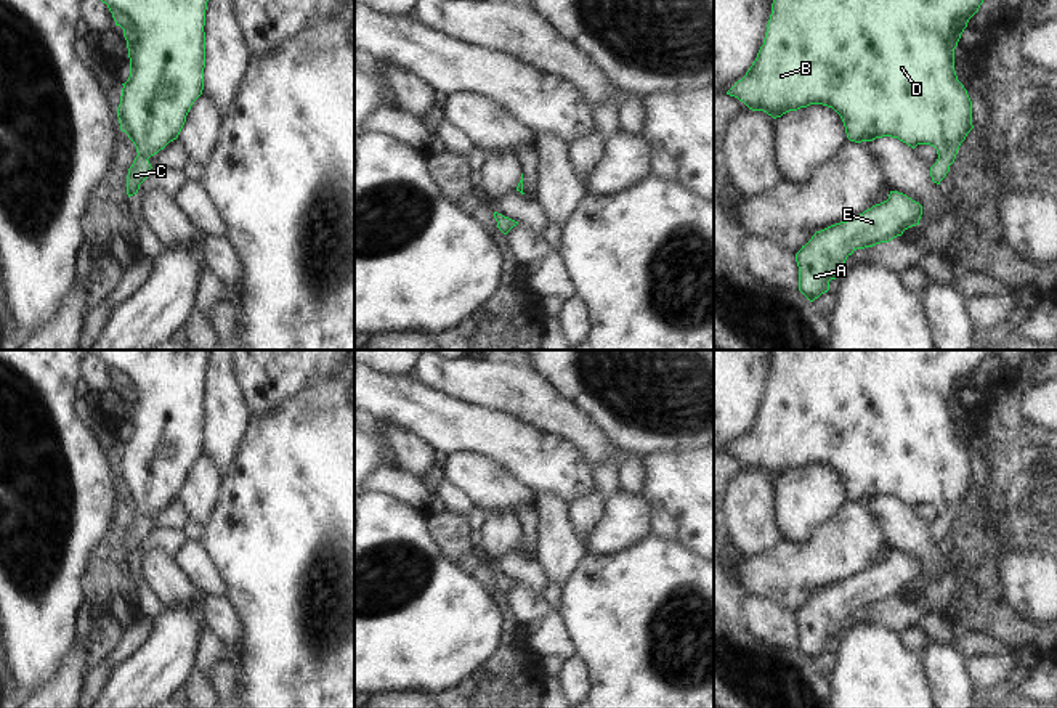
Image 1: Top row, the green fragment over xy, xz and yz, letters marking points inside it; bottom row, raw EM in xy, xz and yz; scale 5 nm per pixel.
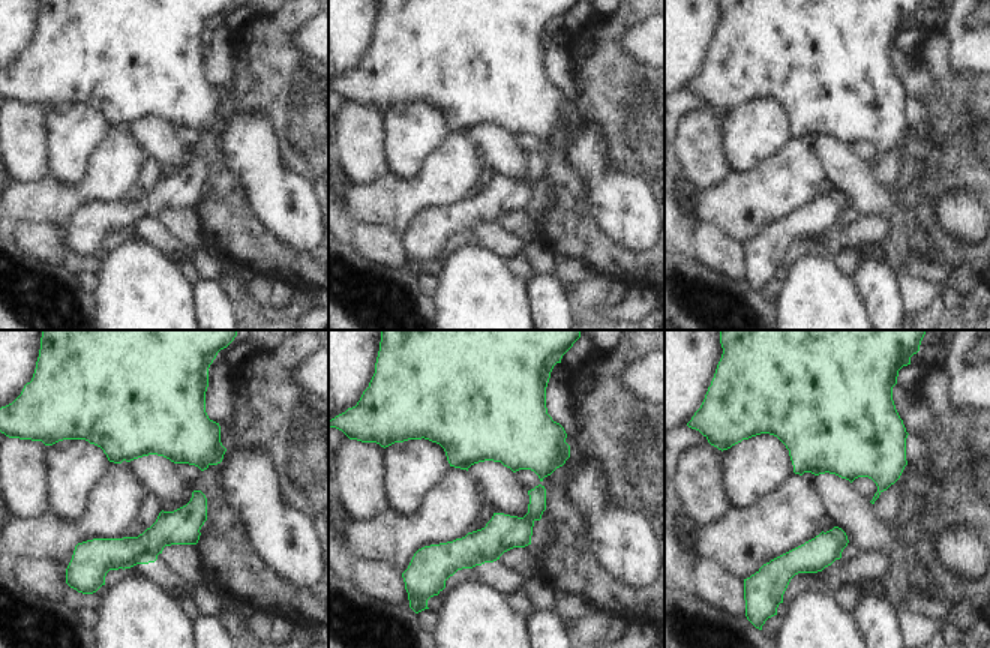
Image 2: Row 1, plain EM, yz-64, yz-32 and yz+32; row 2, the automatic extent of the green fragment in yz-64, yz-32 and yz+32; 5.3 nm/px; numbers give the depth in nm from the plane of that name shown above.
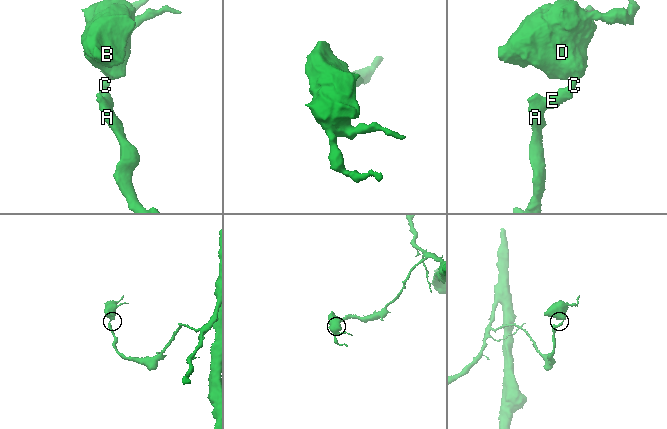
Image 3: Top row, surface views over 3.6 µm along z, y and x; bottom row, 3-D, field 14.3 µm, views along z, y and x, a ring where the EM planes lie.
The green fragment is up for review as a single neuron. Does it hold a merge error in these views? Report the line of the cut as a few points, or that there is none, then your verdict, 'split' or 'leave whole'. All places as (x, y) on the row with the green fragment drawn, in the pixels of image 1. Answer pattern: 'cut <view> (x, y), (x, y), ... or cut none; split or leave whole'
cut none; leave whole

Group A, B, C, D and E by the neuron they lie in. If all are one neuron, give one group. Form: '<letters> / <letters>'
A B C D E

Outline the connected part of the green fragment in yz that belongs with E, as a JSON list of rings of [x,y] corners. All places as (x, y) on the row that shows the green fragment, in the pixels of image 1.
[[[890,191],[889,199],[847,222],[816,231],[796,254],[799,291],[813,302],[829,291],[845,260],[857,249],[873,247],[901,236],[919,225],[922,205],[903,193]]]

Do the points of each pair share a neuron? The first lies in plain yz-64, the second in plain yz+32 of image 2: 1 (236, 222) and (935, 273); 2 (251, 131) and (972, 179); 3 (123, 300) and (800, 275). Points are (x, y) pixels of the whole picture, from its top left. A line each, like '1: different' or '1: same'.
1: different
2: different
3: same

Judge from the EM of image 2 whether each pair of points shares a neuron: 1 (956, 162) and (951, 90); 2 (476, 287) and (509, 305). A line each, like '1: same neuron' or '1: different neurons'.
1: same neuron
2: same neuron

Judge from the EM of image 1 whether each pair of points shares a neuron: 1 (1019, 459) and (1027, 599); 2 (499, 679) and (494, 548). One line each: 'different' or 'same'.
1: different
2: different

